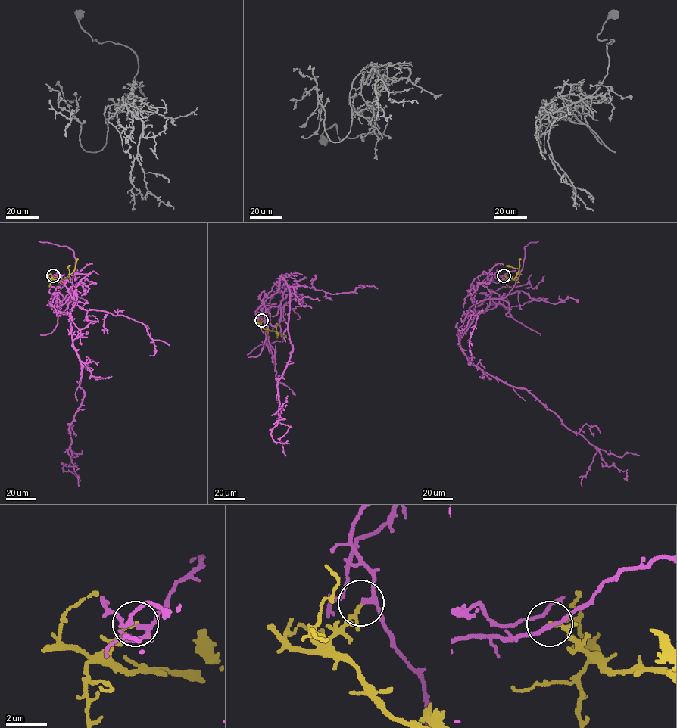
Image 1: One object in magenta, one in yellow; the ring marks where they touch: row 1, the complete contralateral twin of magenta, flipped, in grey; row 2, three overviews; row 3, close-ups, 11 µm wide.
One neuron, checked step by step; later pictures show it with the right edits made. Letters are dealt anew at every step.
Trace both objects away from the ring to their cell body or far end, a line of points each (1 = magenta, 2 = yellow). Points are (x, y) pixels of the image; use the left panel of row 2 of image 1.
1: (54, 276), (61, 275), (75, 302), (70, 333), (84, 395), (70, 426), (70, 465), (62, 468), (80, 480)
2: (54, 276), (51, 278), (53, 279), (67, 278), (70, 266)

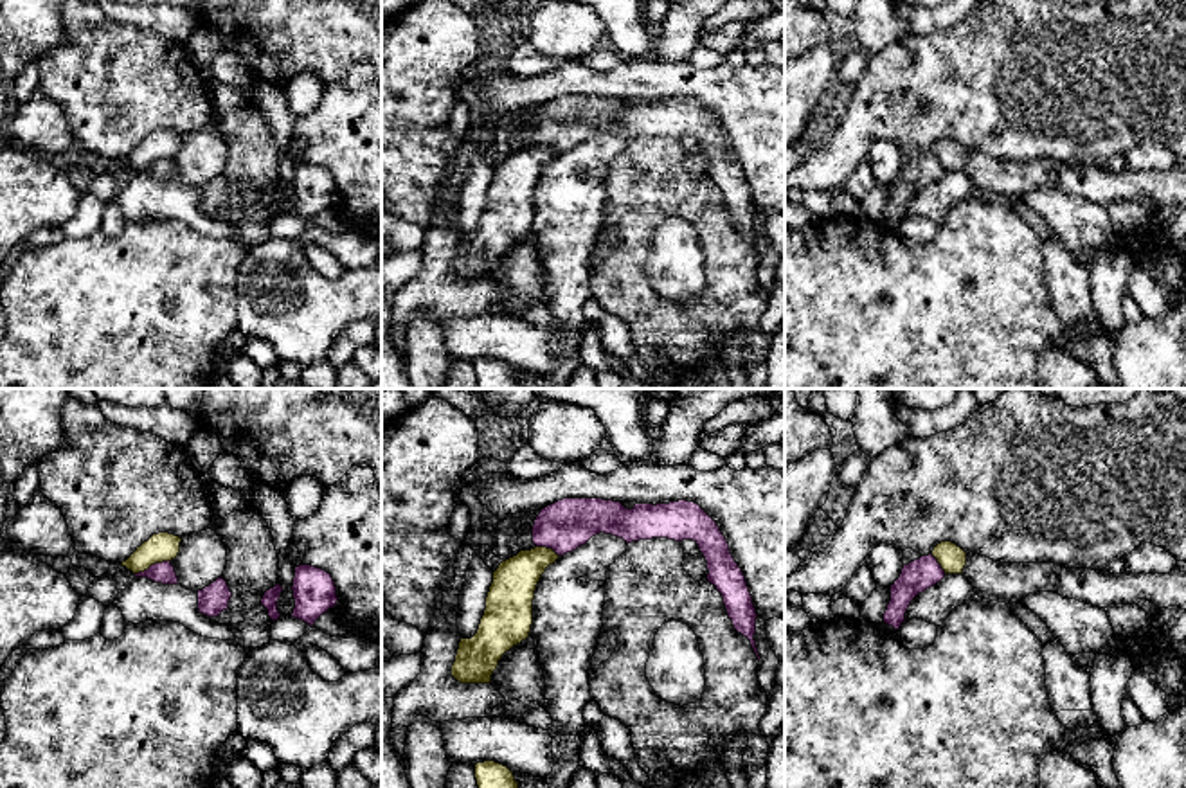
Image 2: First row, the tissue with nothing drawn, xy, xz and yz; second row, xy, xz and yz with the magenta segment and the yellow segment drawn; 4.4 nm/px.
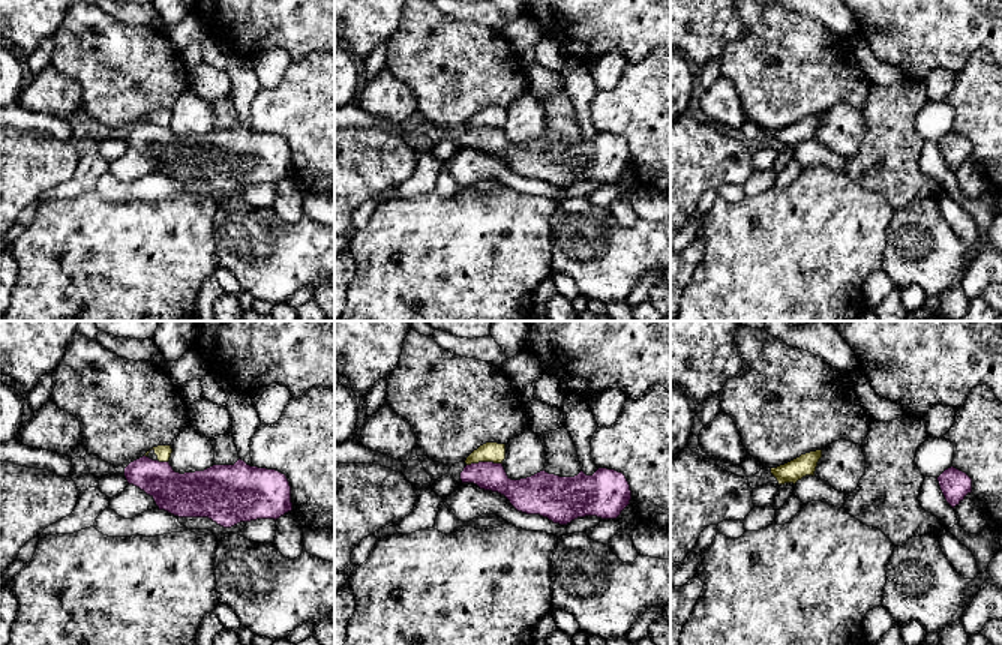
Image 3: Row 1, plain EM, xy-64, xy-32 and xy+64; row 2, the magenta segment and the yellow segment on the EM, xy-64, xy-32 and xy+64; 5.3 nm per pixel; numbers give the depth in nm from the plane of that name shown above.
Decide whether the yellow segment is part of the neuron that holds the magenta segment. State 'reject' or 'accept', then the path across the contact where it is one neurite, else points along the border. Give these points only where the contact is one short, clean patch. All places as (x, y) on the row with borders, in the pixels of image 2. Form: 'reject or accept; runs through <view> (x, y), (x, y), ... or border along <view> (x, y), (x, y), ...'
reject; border along xy (170, 560), (152, 564), (135, 574)

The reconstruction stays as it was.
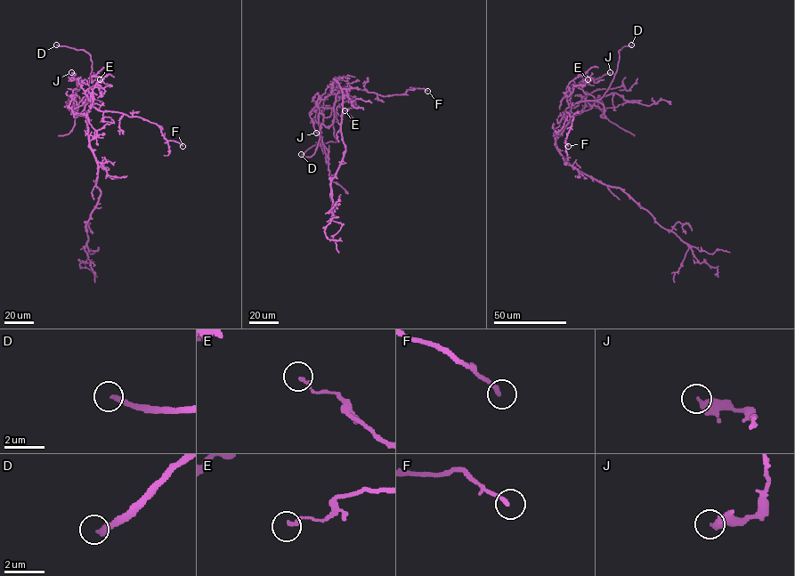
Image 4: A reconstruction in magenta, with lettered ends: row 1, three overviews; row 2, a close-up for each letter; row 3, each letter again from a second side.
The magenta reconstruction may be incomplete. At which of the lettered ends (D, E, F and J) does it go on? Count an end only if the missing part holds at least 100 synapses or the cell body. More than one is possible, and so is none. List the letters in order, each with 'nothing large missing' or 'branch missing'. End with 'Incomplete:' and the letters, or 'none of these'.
D: nothing large missing
E: nothing large missing
F: nothing large missing
J: nothing large missing
Incomplete: none of these

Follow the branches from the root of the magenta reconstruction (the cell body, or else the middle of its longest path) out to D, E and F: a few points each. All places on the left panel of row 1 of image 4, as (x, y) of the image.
D: (98, 170), (90, 146), (86, 121), (91, 105), (87, 98), (91, 56), (82, 50), (56, 44)
E: (98, 170), (90, 146), (86, 117), (73, 110), (77, 108), (89, 88), (110, 85), (100, 79)
F: (98, 170), (86, 121), (92, 106), (155, 123), (166, 140), (182, 146)

